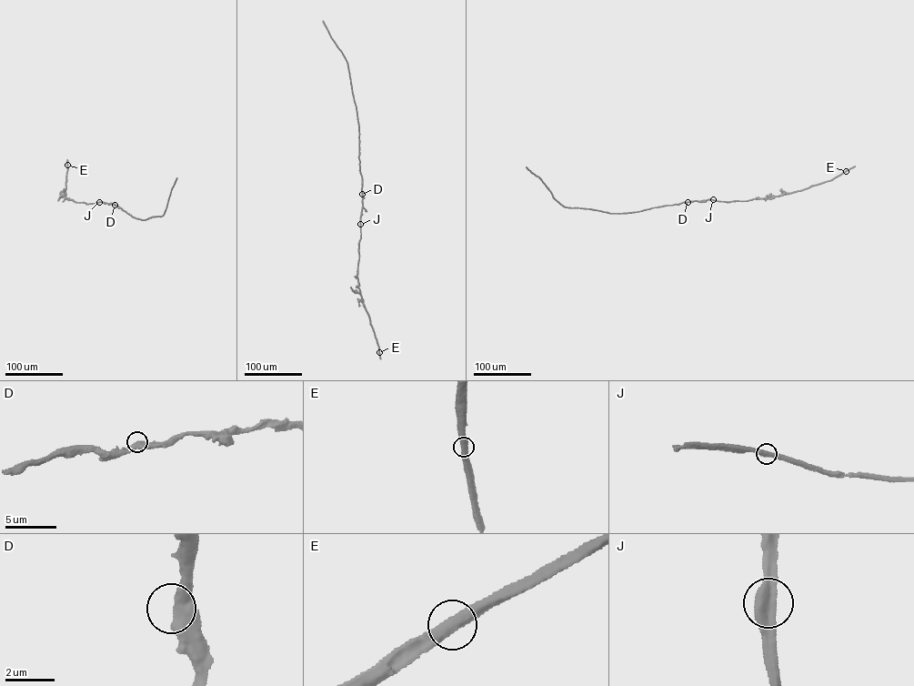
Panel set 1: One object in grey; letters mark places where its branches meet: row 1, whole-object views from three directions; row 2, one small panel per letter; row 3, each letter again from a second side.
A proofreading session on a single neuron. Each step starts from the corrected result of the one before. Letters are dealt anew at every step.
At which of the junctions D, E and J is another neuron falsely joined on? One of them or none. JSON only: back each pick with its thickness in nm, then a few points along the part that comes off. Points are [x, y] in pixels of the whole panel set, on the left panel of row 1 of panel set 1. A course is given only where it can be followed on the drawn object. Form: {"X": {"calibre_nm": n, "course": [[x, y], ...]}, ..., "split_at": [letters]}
{"split_at": []}

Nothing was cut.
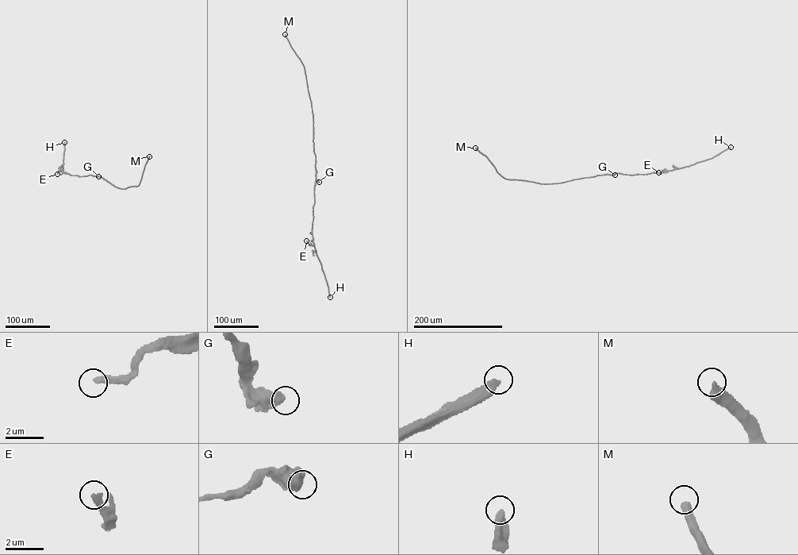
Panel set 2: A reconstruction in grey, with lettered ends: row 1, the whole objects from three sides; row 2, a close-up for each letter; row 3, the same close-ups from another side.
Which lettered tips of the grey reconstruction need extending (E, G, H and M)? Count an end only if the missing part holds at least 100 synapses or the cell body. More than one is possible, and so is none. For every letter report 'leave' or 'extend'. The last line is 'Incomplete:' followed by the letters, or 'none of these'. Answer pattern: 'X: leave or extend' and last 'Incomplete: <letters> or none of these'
E: leave
G: leave
H: leave
M: extend
Incomplete: M

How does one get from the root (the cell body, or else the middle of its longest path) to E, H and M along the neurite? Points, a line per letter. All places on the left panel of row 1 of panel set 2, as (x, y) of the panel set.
E: (101, 177), (72, 175), (62, 171), (57, 174)
H: (101, 177), (63, 172), (64, 142)
M: (101, 177), (122, 189), (138, 186), (149, 156)

